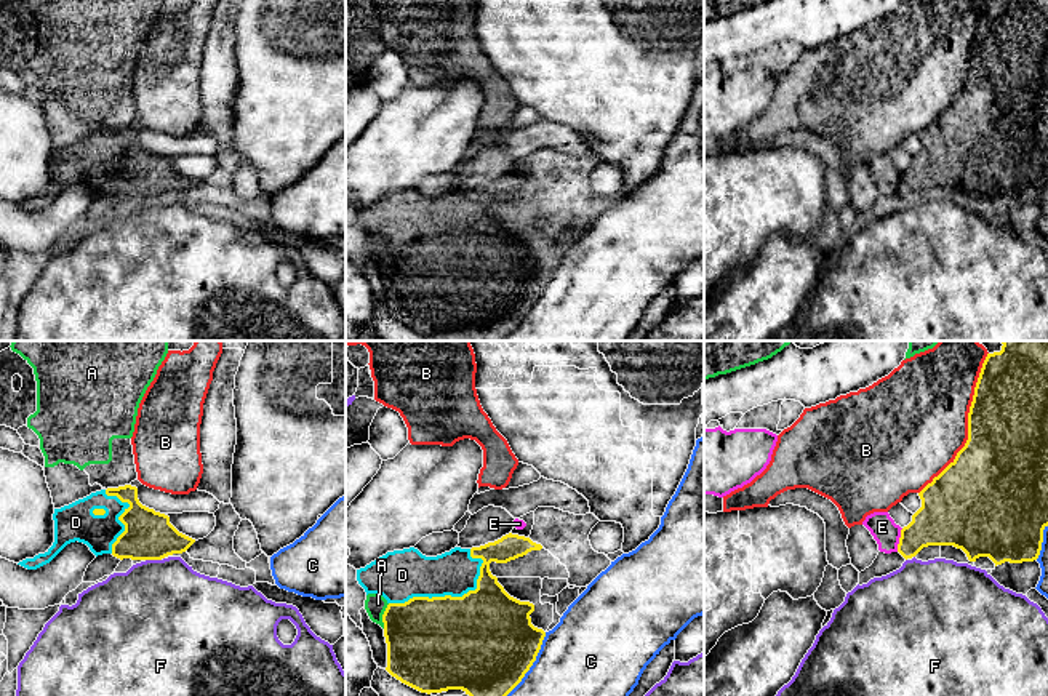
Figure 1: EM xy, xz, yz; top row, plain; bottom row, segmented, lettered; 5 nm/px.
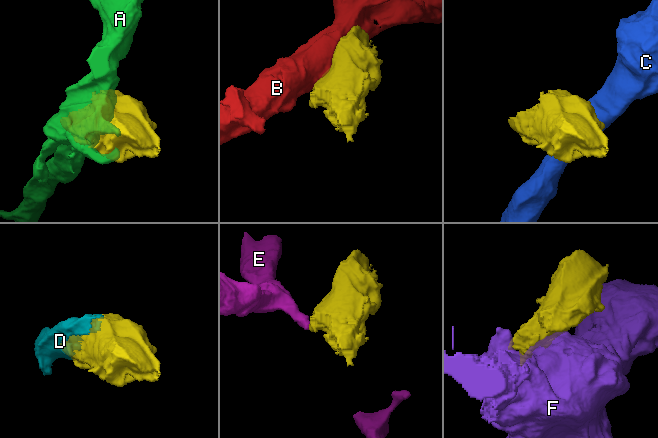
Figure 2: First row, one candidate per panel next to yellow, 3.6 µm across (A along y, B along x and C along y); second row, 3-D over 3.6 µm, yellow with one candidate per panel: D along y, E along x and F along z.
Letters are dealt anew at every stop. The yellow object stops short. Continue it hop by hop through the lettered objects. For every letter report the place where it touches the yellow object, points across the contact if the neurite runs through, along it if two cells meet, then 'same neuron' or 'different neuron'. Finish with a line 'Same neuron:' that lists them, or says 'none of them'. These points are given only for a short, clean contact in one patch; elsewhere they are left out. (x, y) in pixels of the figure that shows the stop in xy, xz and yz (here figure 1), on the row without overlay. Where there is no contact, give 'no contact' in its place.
A: xz (383, 258) | different neuron
B: yz (968, 68) | different neuron
C: xz (532, 306) | different neuron
D: xz (445, 237) | same neuron
E: yz (900, 181) | along yz (903, 170), (896, 192) | different neuron
F: xy (154, 200) | along xy (146, 200), (160, 202) | different neuron
Same neuron: D

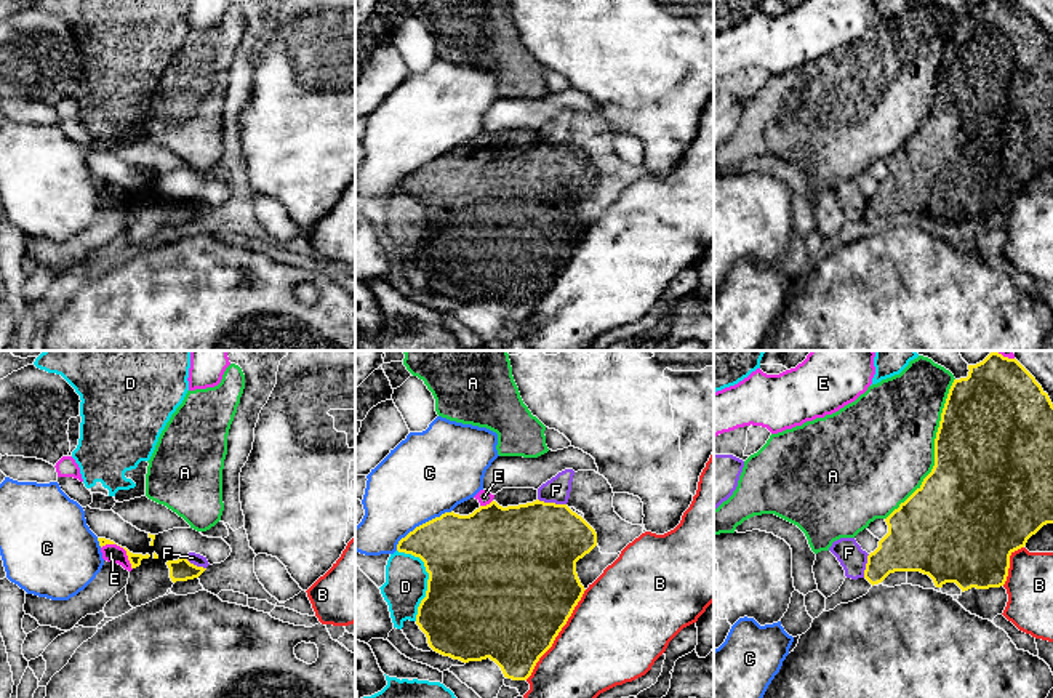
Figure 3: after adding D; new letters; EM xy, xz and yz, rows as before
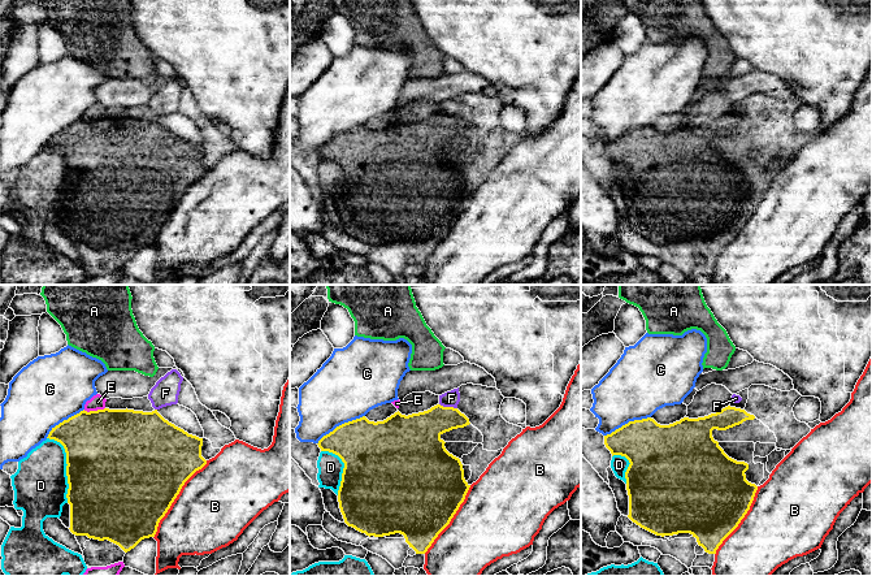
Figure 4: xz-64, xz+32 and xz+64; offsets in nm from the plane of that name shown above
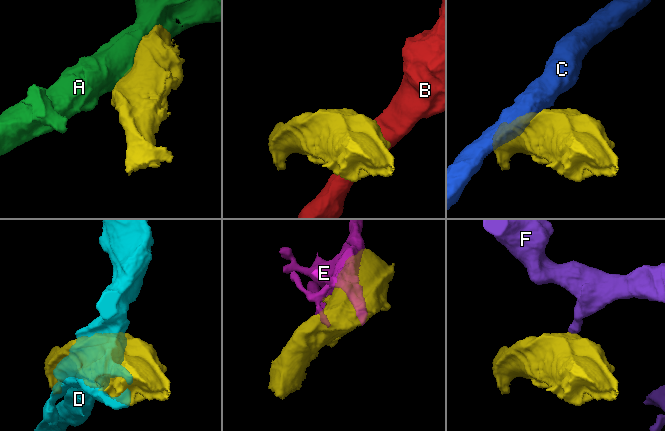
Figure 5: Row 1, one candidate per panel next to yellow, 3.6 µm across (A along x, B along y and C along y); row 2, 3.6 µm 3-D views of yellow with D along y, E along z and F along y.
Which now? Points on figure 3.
A: yz (935, 90) | different neuron
B: xz (557, 276) | different neuron
C: xz (423, 165) | along xz (452, 151), (416, 167), (399, 183), (396, 191) | different neuron
D: xz (429, 220) | different neuron
E: xy (124, 189) | different neuron
F: xz (552, 144) | along xz (538, 140), (548, 144), (565, 146) | different neuron
Same neuron: none of them

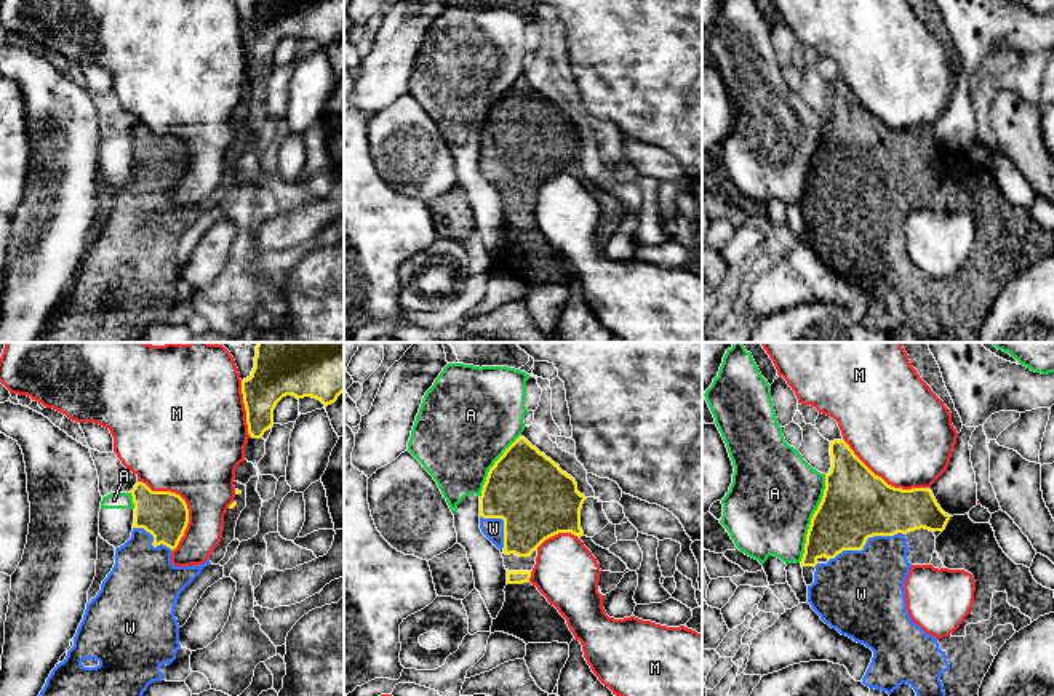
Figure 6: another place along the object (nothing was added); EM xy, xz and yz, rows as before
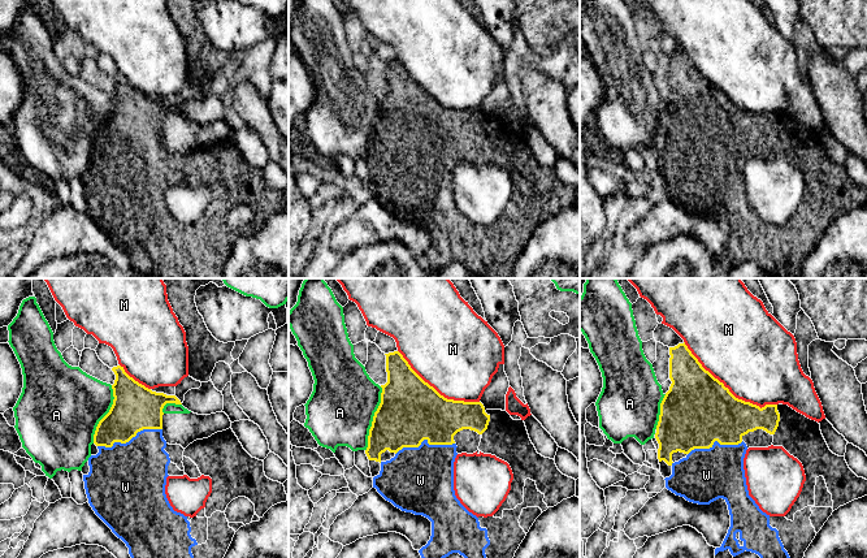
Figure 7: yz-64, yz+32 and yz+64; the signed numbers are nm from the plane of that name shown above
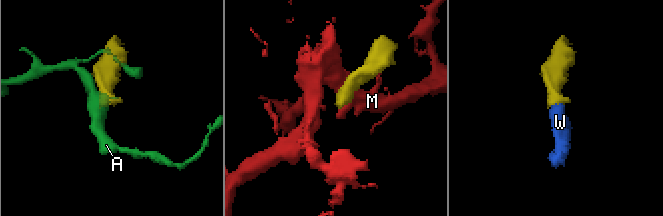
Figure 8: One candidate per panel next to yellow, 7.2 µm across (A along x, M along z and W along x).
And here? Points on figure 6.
A: yz (811, 160) | different neuron
M: xy (184, 144) | different neuron
W: yz (866, 183) | same neuron
Same neuron: W

